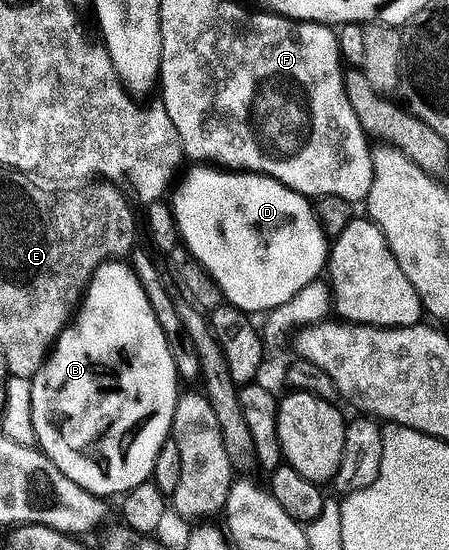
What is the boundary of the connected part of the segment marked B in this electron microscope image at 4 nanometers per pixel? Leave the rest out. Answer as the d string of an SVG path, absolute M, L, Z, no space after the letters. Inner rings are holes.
M118 260L97 269L75 321L57 339L45 367L31 380L29 391L31 423L41 453L67 480L102 500L129 494L152 479L159 449L157 418L165 424L172 423L179 397L179 379L167 336L156 320L134 267L125 265L129 264ZM129 402L141 402L141 415L129 418Z

